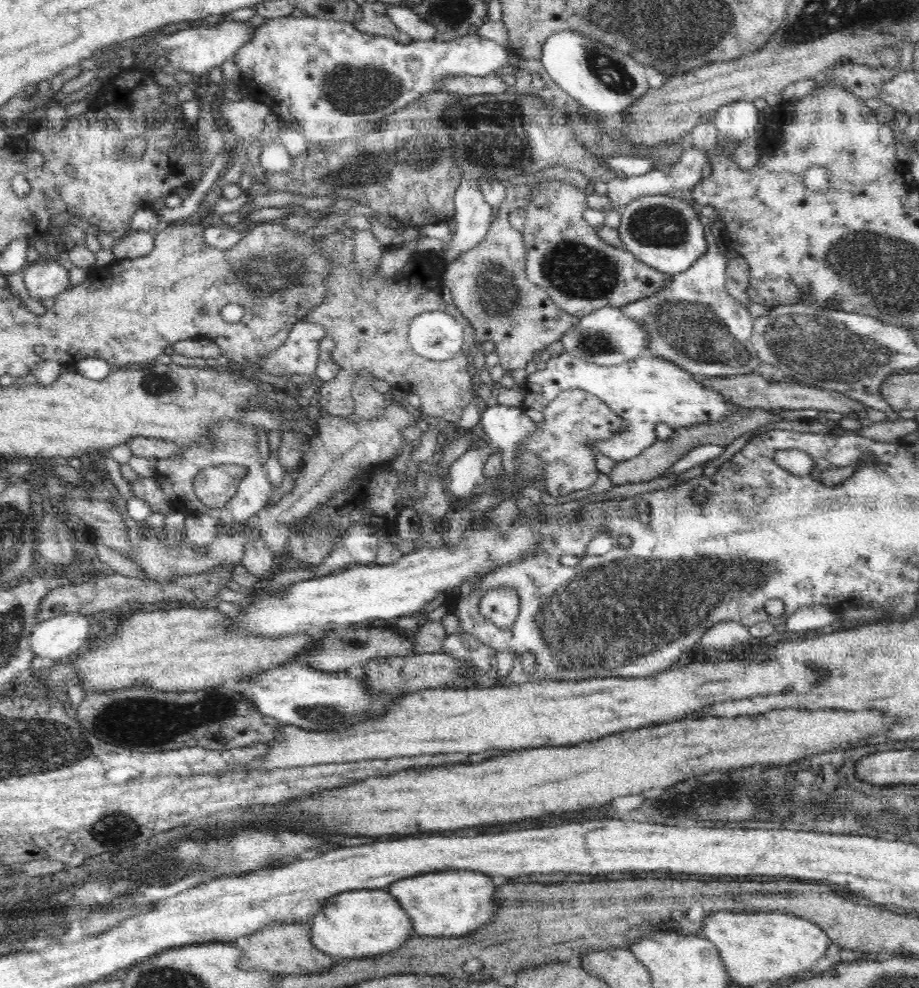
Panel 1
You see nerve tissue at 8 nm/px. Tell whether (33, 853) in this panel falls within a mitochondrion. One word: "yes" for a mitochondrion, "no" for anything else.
no

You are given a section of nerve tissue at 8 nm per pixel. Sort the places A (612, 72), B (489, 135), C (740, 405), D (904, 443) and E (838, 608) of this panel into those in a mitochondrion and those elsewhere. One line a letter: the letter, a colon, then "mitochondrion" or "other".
A: mitochondrion
B: mitochondrion
C: other
D: other
E: other

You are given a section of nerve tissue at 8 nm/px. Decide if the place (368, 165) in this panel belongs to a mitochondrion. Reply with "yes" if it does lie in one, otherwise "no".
yes

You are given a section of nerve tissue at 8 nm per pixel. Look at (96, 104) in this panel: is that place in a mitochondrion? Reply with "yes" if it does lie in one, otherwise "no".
no

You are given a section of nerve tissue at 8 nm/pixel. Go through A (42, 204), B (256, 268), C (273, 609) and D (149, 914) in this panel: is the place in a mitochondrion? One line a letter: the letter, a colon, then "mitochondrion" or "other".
A: mitochondrion
B: mitochondrion
C: other
D: other

